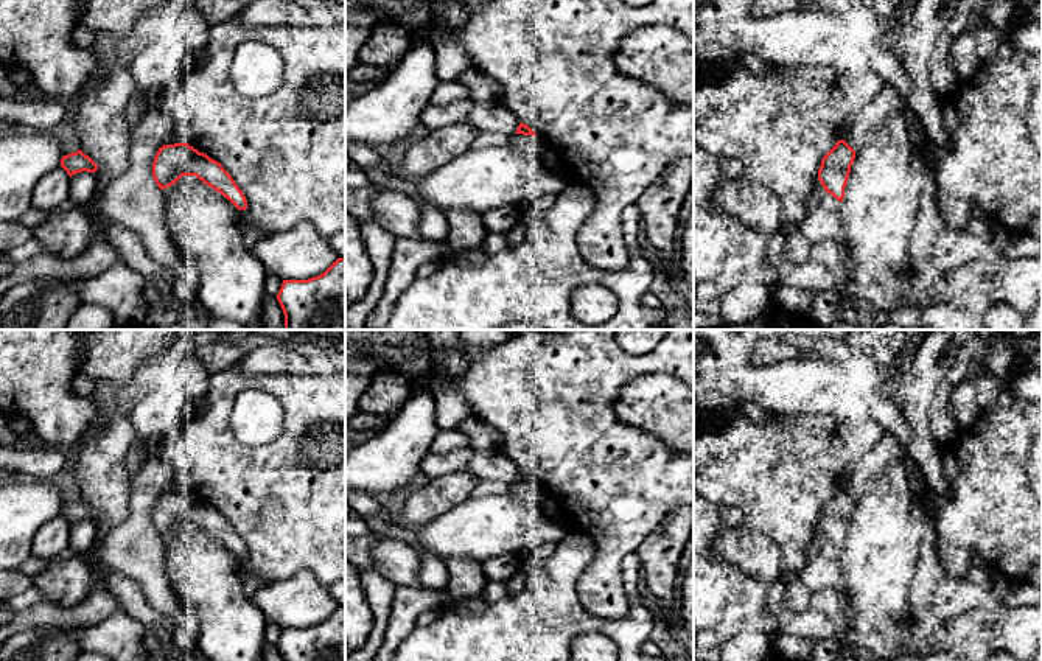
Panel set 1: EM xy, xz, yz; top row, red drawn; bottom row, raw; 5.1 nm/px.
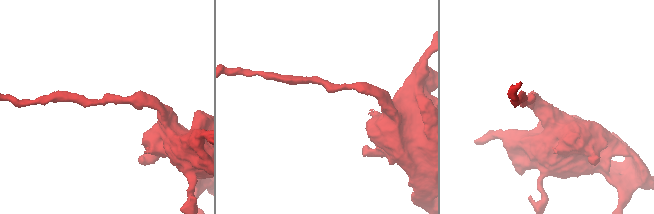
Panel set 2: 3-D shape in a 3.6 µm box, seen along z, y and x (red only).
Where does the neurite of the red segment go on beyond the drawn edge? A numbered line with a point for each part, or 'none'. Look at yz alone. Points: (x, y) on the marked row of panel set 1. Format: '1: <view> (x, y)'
none

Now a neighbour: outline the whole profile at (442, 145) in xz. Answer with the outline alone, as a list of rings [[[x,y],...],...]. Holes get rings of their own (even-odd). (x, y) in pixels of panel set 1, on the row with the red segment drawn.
[[[470,123],[440,126],[411,145],[401,170],[414,177],[425,177],[471,149],[481,134]]]

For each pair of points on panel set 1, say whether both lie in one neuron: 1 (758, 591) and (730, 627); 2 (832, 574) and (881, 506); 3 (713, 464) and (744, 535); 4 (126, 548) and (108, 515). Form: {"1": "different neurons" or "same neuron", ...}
{"1": "same neuron", "2": "different neurons", "3": "different neurons", "4": "different neurons"}

